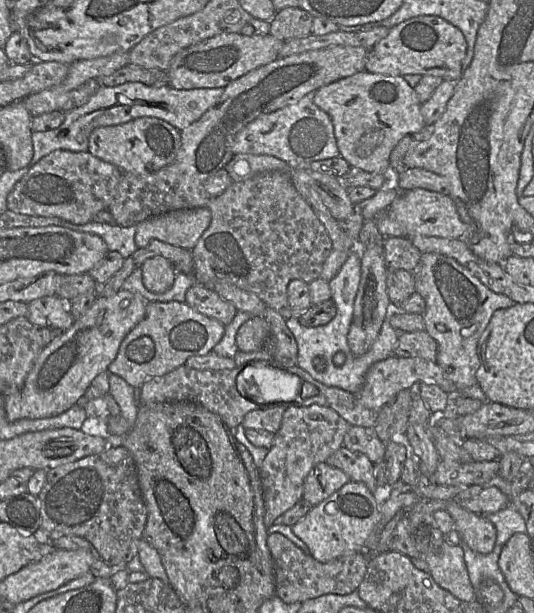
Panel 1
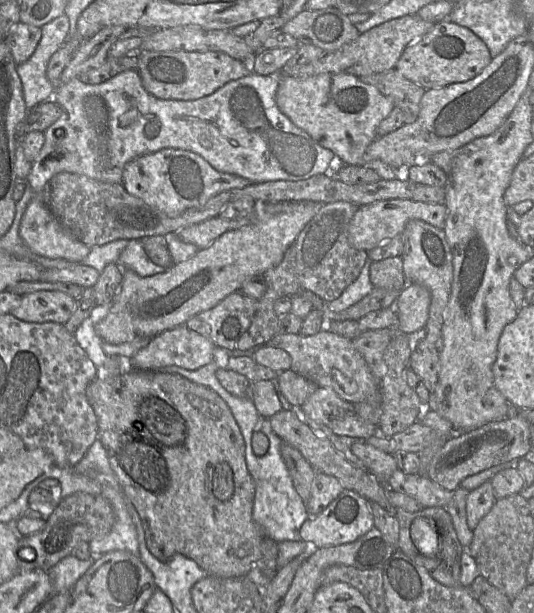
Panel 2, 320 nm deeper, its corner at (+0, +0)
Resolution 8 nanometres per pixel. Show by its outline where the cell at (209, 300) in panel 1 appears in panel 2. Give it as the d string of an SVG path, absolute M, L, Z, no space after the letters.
M233 292L213 308L191 317L186 326L205 336L217 347L236 349L242 335L249 329L258 300Z

